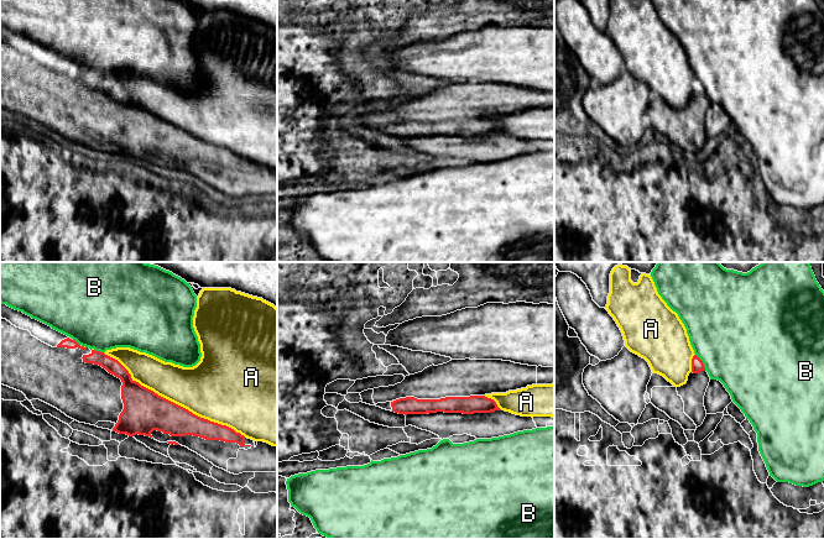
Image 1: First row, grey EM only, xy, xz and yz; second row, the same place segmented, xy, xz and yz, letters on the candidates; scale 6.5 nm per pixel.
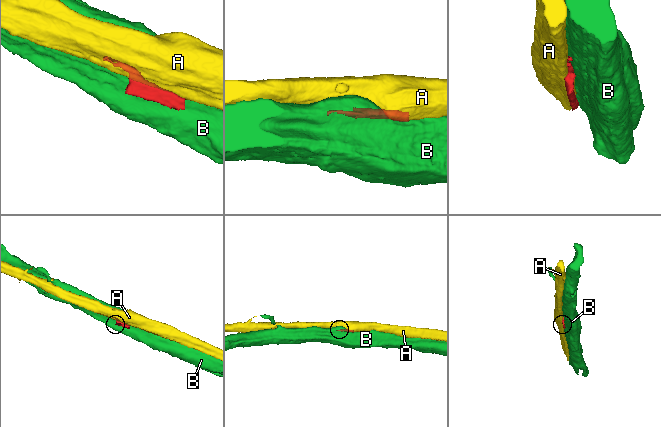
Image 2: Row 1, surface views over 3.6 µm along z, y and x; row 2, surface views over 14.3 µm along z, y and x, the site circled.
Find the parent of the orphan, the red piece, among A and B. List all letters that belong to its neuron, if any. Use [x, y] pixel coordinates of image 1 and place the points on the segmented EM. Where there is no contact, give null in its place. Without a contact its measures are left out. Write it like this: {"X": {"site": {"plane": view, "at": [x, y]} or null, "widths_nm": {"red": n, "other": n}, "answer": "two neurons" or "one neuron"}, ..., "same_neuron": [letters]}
{"A": {"site": {"plane": "xy", "at": [172, 402]}, "widths_nm": {"red": 280, "other": 360}, "answer": "two neurons"}, "B": {"site": {"plane": "yz", "at": [702, 362]}, "widths_nm": {"red": 80, "other": 480}, "answer": "two neurons"}, "same_neuron": []}

